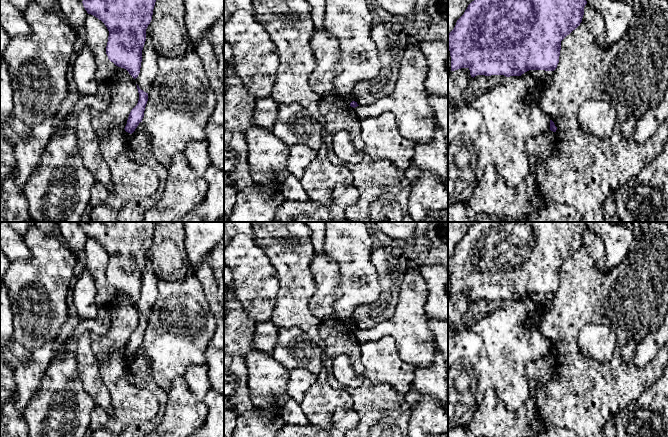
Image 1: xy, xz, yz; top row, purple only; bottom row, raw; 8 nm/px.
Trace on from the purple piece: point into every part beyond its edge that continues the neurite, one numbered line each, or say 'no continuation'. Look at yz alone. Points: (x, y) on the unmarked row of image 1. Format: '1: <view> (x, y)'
no continuation

